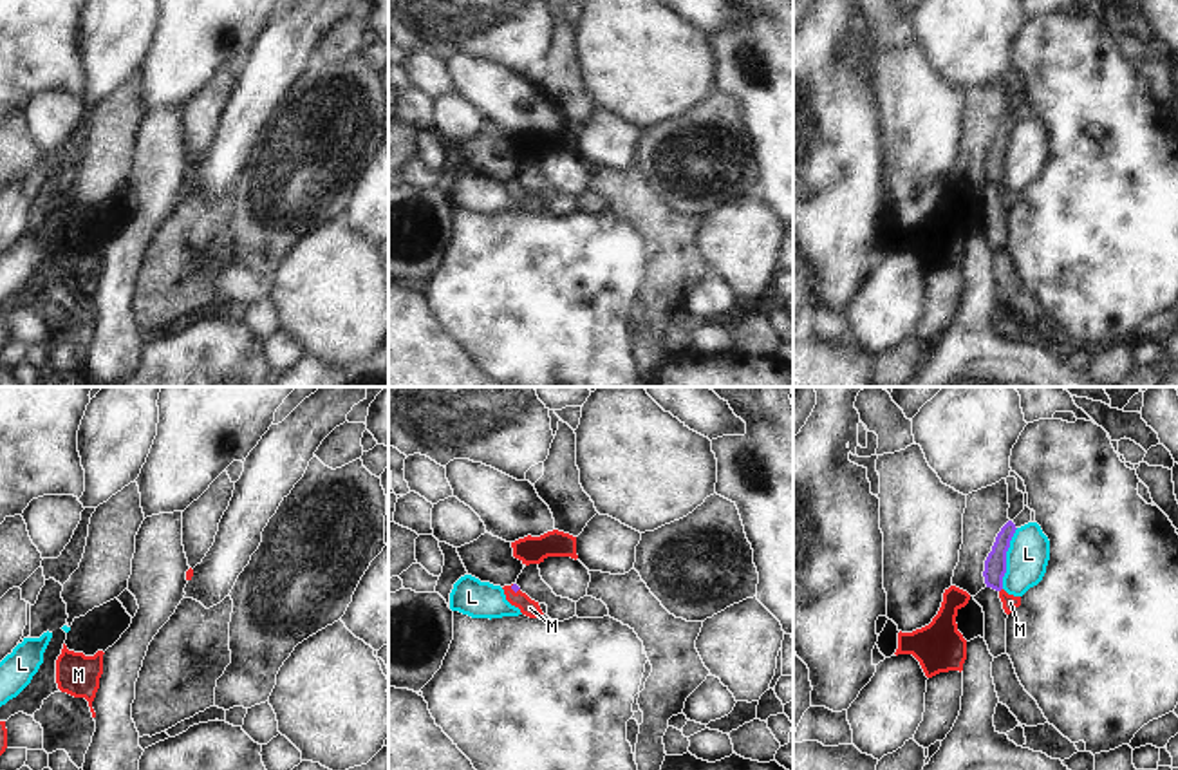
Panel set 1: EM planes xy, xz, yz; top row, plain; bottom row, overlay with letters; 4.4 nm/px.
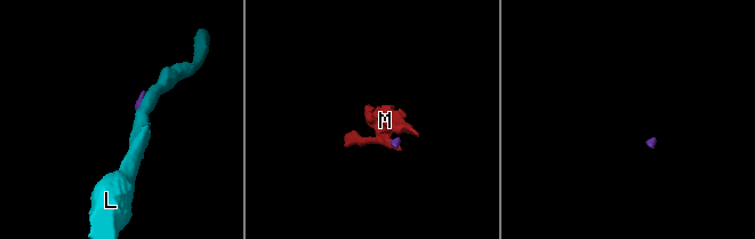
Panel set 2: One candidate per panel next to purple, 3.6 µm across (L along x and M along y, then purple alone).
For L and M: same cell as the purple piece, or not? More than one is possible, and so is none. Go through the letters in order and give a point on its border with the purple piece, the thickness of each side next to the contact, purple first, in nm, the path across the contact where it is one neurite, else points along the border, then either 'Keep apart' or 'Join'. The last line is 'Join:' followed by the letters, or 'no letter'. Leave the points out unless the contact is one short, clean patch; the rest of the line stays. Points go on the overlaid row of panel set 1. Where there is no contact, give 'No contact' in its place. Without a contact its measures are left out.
L: Touches purple at yz (1005, 559). Thickness 100 nm (purple) against 190 nm. Boundary: yz (1018, 528), (1007, 552), (1007, 572), (1001, 588). Keep apart
M: Touches purple at xz (515, 591). Thickness 40 nm (purple) against 80 nm. Path across: xz (515, 588), (515, 591), (530, 608). Join
Join: M

